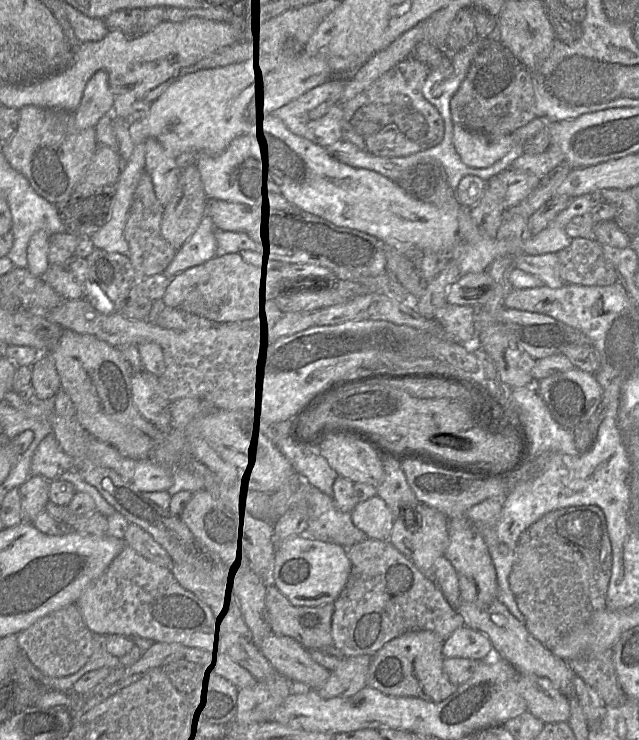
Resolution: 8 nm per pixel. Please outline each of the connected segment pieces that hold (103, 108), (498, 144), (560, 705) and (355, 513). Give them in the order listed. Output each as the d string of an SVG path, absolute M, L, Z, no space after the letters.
M98 70L87 81L81 102L73 112L75 126L79 130L94 128L99 119L111 111L113 103L107 73Z
M454 124L453 144L465 165L471 168L487 168L513 147L512 134L490 137L470 131L461 125Z
M518 671L517 687L527 704L527 711L545 724L568 722L568 698L553 683L534 674Z
M378 496L359 502L351 512L354 525L363 531L367 538L388 541L393 527L394 518L386 503Z

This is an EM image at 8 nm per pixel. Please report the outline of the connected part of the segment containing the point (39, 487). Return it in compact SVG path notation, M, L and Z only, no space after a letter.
M30 475L29 478L19 486L22 520L33 523L36 517L46 509L49 502L50 485L40 476Z

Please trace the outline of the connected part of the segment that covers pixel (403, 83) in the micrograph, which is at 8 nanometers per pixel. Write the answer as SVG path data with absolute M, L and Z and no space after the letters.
M408 57L344 103L342 140L381 157L408 156L438 145L445 133L444 120L422 93L430 71L424 62Z

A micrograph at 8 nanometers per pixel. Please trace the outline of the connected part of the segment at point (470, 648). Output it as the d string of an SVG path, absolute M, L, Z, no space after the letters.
M464 624L445 640L442 653L445 658L482 661L494 657L495 649L486 635Z

